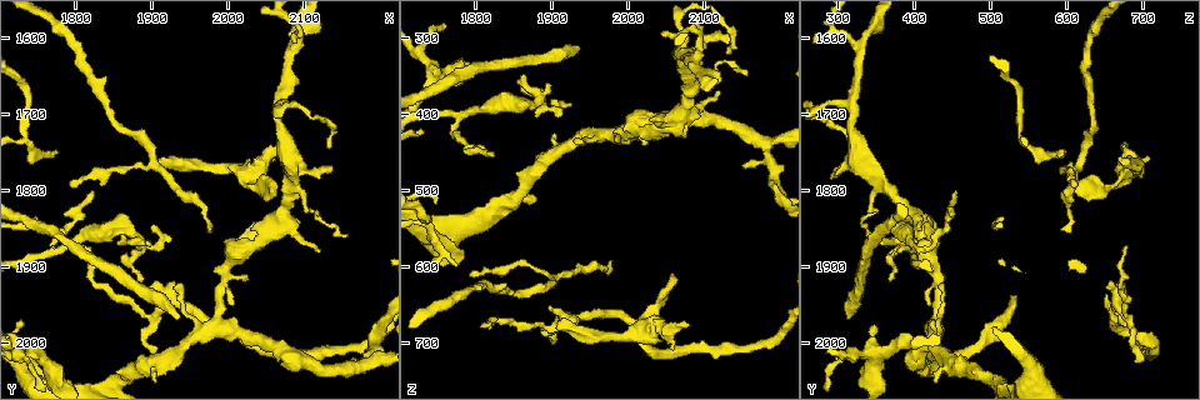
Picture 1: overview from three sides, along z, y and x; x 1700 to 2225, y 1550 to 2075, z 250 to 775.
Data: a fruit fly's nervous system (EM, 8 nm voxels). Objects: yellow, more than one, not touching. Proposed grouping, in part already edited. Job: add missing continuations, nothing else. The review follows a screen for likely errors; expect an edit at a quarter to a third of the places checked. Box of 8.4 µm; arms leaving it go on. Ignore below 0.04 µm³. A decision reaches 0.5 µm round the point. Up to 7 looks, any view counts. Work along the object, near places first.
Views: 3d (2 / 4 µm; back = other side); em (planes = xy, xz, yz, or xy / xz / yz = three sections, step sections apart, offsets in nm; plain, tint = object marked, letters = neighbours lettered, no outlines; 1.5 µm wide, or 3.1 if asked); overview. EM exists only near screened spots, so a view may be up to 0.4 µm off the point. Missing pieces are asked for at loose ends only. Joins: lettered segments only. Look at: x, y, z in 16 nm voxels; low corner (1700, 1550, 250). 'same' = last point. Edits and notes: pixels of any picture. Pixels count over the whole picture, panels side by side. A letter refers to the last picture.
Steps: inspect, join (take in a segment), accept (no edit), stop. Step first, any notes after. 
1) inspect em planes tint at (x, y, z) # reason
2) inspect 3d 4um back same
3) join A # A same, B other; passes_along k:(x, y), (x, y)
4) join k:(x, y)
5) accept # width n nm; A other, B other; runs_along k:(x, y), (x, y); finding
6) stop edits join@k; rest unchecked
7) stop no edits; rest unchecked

inspect em xz step 8 letters at (1790, 1795, 610) # tapers out

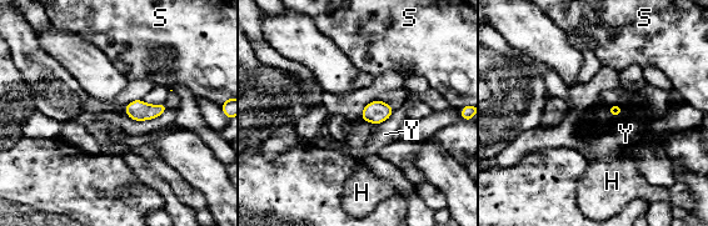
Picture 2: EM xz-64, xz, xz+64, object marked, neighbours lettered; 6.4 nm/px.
accept # longest_contact H 120 nm; H other, S other, Y other; border 2:(623, 109), (619, 115), (606, 111); none of them fits

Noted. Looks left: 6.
inspect em planes letters at (1905, 1765, 680) # free end

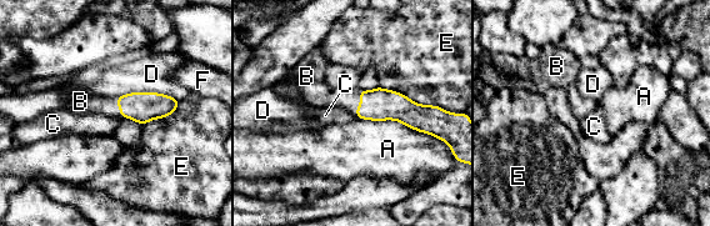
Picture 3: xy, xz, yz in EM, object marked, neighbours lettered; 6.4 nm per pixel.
join B # A other, B same, C other, D other, E other, F other; passes_along 3:(379, 104), (360, 101), (323, 94); the neuron continues

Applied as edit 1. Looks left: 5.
inspect em planes letters at (1935, 1965, 310) # free end

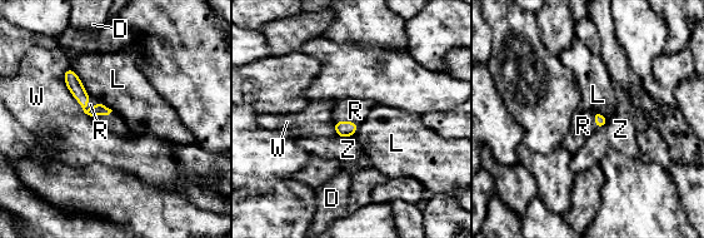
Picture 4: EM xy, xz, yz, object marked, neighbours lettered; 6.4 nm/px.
join R # D other, L other, R same, W other, Z other; passes_along 4:(75, 87), (86, 103), (91, 103); the neuron continues

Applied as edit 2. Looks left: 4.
stop edits join@3, join@4; rest unchecked

